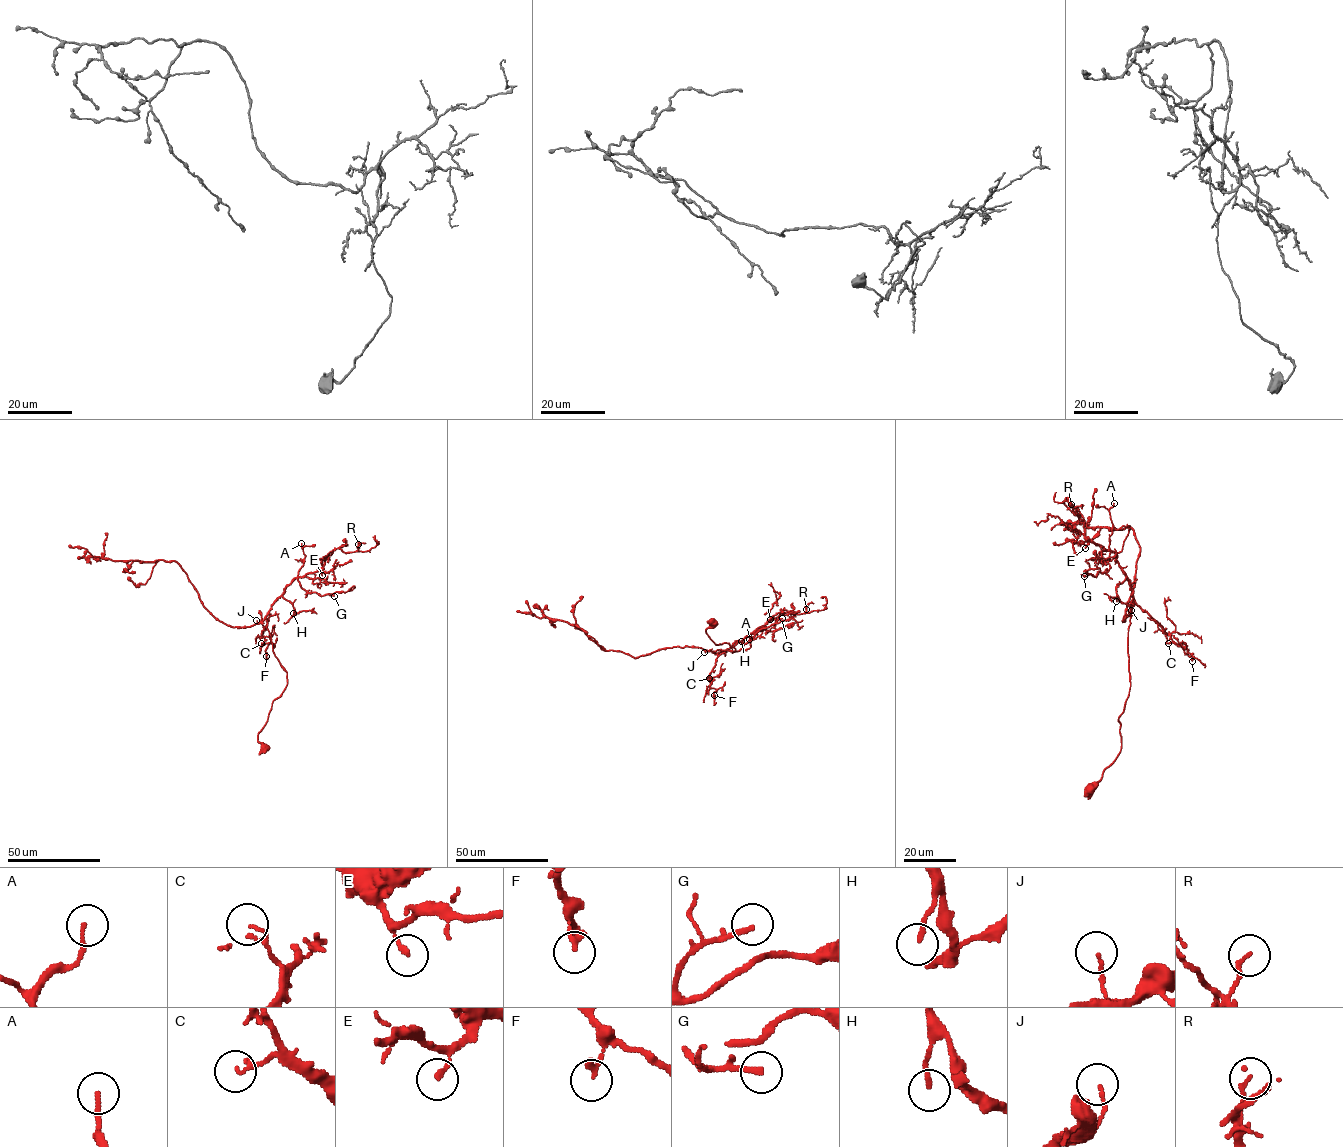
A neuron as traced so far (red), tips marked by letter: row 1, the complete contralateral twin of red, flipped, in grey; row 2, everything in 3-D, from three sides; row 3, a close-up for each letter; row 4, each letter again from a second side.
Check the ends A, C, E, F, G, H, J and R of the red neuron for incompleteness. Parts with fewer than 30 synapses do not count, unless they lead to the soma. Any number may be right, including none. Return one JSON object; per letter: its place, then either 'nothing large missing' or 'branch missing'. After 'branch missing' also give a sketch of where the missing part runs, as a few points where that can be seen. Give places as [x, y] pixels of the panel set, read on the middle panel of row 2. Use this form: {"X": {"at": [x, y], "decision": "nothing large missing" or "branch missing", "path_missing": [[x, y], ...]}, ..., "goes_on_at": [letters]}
{"A": {"at": [749, 639], "decision": "nothing large missing"}, "C": {"at": [709, 678], "decision": "nothing large missing"}, "E": {"at": [770, 619], "decision": "nothing large missing"}, "F": {"at": [714, 695], "decision": "nothing large missing"}, "G": {"at": [782, 618], "decision": "branch missing", "path_missing": [[782, 618], [798, 610], [807, 597]]}, "H": {"at": [741, 641], "decision": "nothing large missing"}, "J": {"at": [704, 652], "decision": "nothing large missing"}, "R": {"at": [806, 609], "decision": "nothing large missing"}, "goes_on_at": ["G"]}

